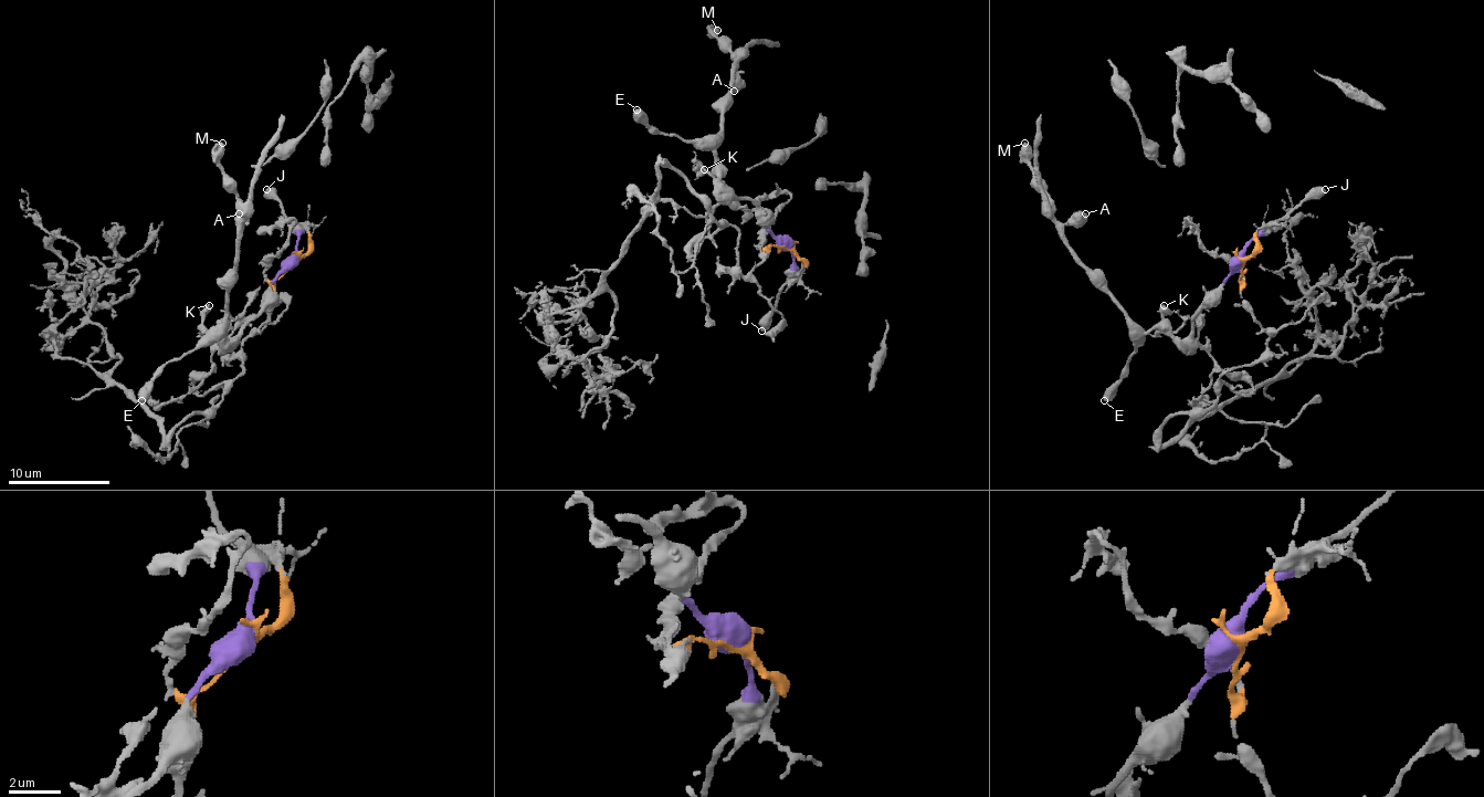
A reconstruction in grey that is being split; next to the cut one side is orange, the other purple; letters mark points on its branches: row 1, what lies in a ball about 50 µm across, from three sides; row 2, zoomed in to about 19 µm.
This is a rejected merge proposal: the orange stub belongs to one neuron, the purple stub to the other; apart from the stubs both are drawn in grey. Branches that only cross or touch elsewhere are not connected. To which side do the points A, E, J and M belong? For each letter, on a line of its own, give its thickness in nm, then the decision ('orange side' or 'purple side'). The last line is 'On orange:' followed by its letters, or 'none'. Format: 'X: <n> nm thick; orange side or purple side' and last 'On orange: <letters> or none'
A: 650 nm thick; purple side
E: 600 nm thick; purple side
J: 600 nm thick; purple side
M: 550 nm thick; purple side
On orange: none

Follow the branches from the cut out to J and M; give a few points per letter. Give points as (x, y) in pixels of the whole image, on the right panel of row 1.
J: (1243, 261), (1243, 251), (1324, 190)
M: (1243, 261), (1195, 314), (1195, 329), (1185, 339), (1142, 329), (1070, 249), (1024, 142)

